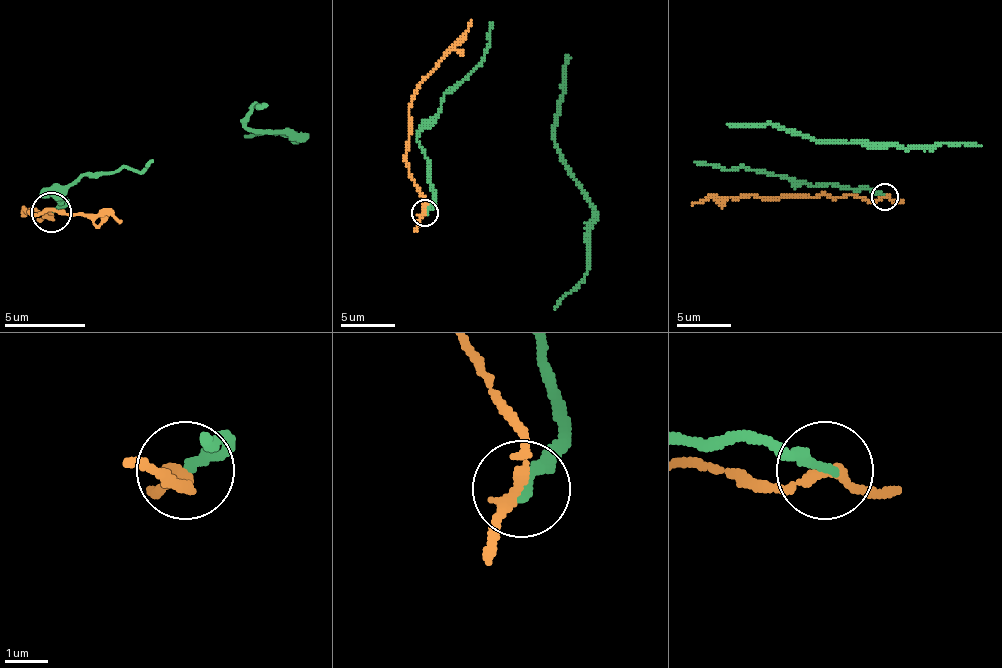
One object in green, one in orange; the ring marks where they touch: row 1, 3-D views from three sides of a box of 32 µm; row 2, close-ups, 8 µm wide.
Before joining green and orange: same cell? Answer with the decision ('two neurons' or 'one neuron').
two neurons

